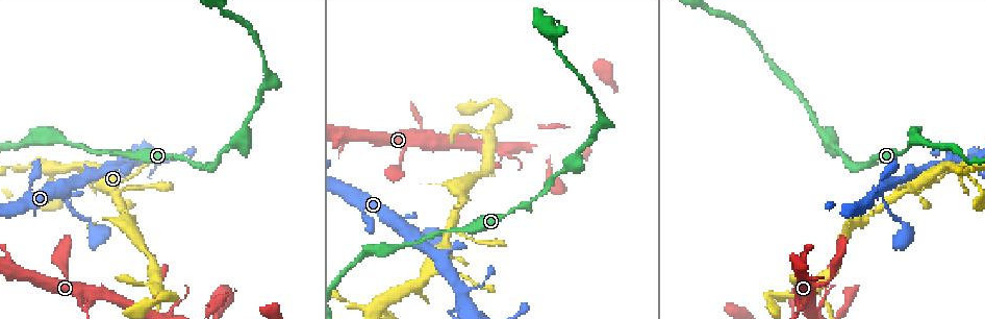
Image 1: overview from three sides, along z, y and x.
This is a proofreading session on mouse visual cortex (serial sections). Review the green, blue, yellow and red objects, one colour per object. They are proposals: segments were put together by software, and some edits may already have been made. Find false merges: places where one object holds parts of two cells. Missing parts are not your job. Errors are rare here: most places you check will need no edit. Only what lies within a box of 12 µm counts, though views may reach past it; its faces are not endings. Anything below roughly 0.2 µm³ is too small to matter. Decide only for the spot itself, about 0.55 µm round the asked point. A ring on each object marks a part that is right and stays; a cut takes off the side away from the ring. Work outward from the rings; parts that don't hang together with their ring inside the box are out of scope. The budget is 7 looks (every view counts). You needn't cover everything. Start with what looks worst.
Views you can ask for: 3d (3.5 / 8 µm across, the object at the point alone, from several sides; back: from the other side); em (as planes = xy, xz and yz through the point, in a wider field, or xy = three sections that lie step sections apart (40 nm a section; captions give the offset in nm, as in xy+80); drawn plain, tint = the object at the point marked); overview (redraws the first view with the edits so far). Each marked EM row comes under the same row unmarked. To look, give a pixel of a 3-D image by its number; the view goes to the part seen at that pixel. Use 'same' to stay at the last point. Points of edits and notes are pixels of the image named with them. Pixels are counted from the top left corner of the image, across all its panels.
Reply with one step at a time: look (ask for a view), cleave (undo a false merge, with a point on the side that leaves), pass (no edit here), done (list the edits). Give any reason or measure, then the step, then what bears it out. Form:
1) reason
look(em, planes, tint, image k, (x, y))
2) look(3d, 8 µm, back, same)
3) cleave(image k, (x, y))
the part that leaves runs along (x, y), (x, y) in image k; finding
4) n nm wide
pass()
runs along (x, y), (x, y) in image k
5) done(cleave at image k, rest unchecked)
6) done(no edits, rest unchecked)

a narrow waist
look(3d, 3.5 µm, image 1, (89, 298))

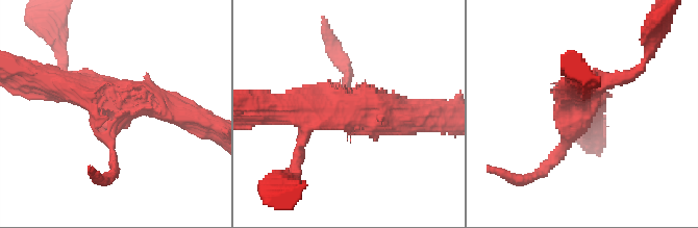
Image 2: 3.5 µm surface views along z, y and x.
3 arms; arms of 150, 400, 450 nm
look(em, xy, step 2, tint, image 2, (120, 116))

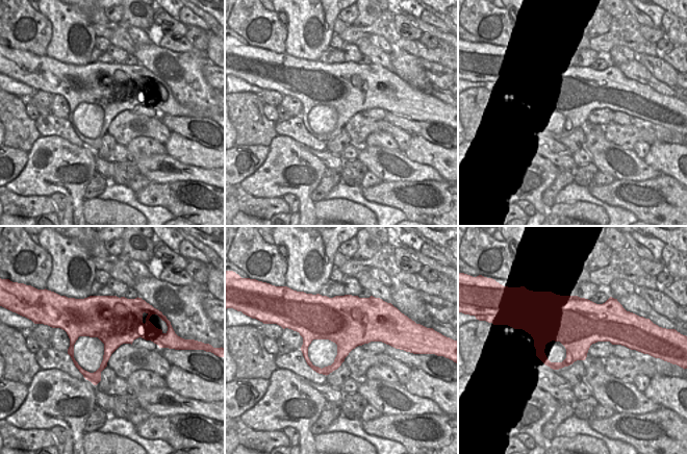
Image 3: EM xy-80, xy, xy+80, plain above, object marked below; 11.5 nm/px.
pass()
runs along (58, 85), (148, 98), (187, 115) in image 2; one cell here

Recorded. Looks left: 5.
sharp bend
look(3d, 3.5 µm, image 1, (94, 227))

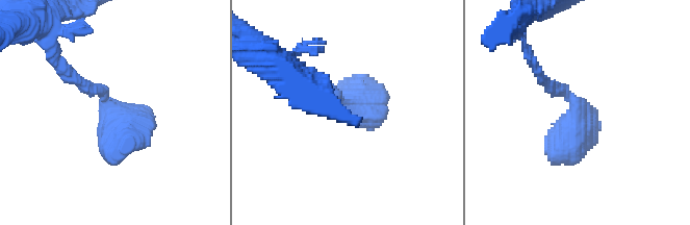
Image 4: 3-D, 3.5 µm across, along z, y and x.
now the EM
look(em, xy, step 2, tint, image 4, (110, 110))

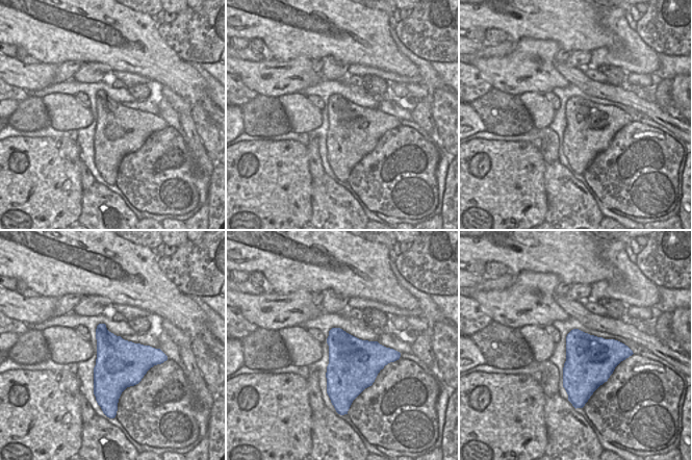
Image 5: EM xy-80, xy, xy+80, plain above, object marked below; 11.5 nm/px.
pass()
one cell here

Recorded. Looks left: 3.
calibre changes
look(3d, 3.5 µm, image 1, (461, 203))

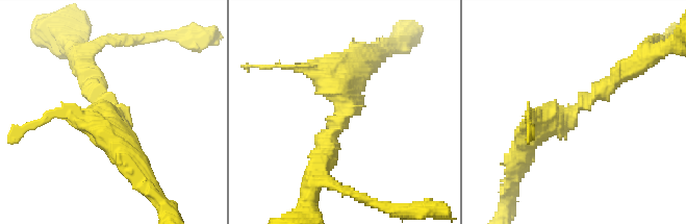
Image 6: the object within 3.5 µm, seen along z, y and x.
shape alone is not enough
look(em, xy, step 2, tint, image 6, (112, 111))

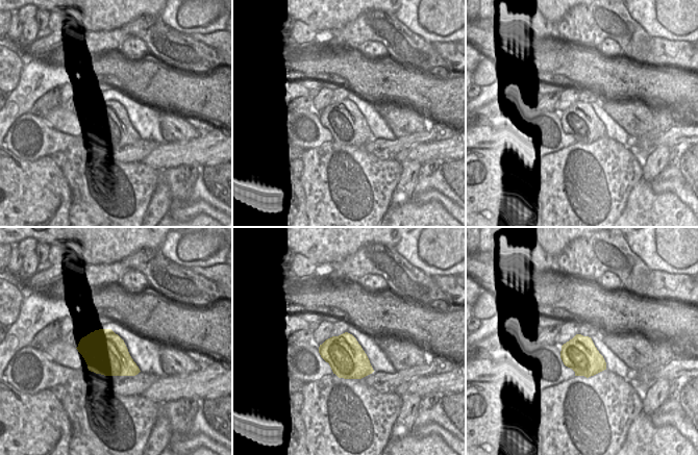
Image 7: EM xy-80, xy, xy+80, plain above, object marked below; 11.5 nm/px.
look(em, xy, step 5, tint, same)

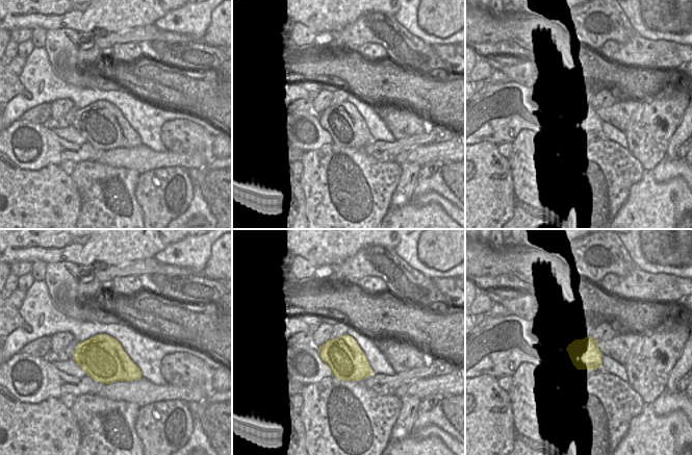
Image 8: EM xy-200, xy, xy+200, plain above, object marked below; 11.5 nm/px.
pass()
runs along (625, 71), (526, 145) in image 6; all the same cell

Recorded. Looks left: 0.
done(no edits, rest unchecked)

